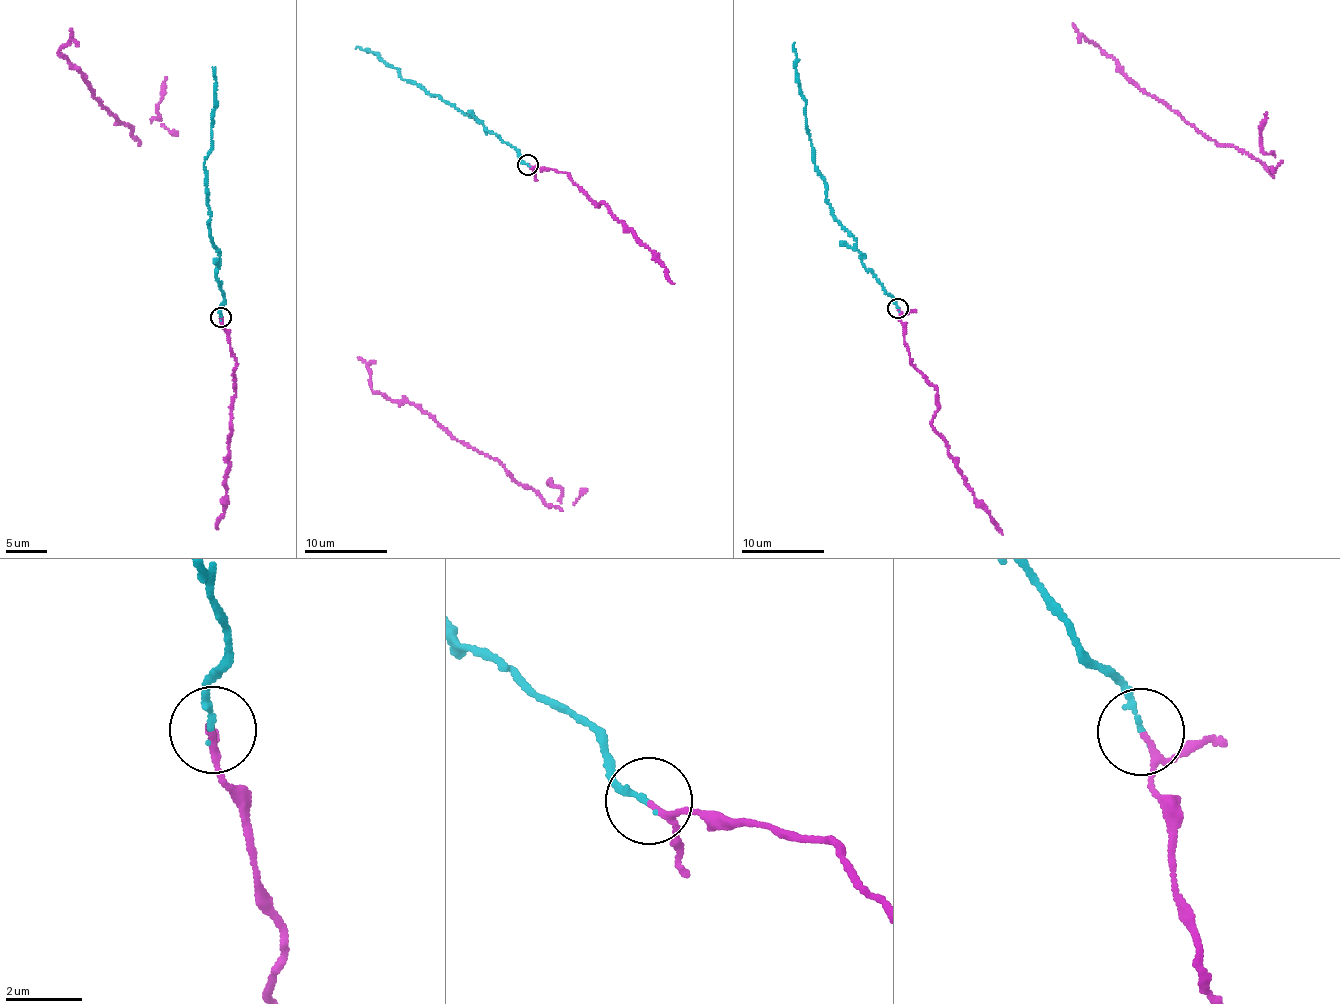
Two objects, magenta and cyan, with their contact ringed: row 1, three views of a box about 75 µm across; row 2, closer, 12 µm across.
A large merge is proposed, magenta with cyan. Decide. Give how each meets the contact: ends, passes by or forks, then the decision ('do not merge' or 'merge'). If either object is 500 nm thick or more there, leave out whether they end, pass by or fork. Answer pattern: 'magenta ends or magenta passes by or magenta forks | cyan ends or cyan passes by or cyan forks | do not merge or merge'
magenta passes by | cyan ends | merge

